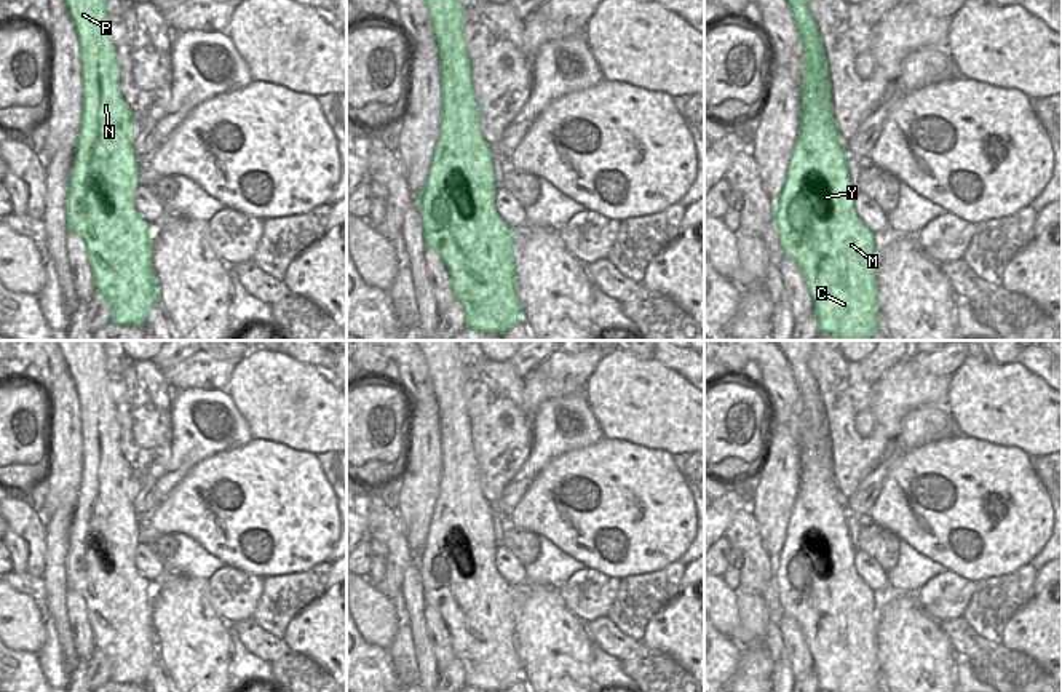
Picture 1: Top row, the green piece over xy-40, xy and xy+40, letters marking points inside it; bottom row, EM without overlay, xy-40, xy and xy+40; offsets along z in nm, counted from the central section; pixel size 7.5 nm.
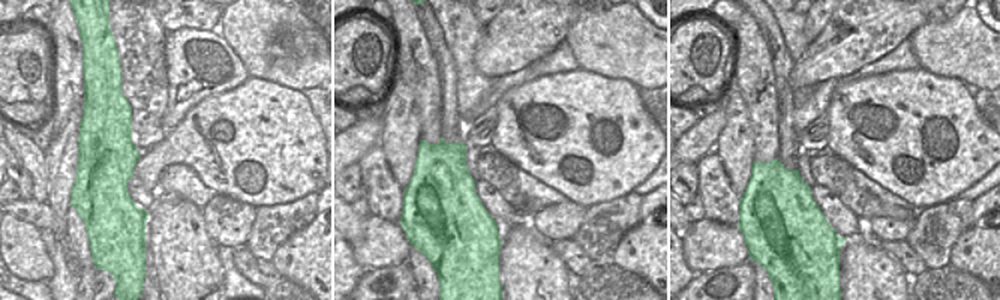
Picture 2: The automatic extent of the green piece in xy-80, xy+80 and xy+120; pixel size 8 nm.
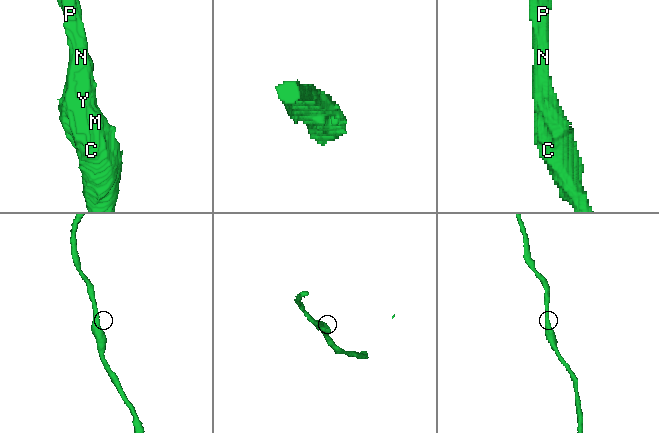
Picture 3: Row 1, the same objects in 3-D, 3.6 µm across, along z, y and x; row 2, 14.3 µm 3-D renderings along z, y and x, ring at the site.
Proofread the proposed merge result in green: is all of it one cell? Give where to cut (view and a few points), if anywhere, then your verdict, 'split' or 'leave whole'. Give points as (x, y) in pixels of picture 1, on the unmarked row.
no cut; leave whole

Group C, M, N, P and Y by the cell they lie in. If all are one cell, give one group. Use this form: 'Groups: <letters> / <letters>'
Groups: C M N P Y

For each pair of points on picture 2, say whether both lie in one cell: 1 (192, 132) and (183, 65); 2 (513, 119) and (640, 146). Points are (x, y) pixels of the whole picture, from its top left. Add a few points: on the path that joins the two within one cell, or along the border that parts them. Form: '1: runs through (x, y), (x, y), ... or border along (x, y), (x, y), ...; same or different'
1: border along (221, 92), (198, 101), (167, 132); different
2: runs through (541, 140), (588, 141), (607, 156); same

